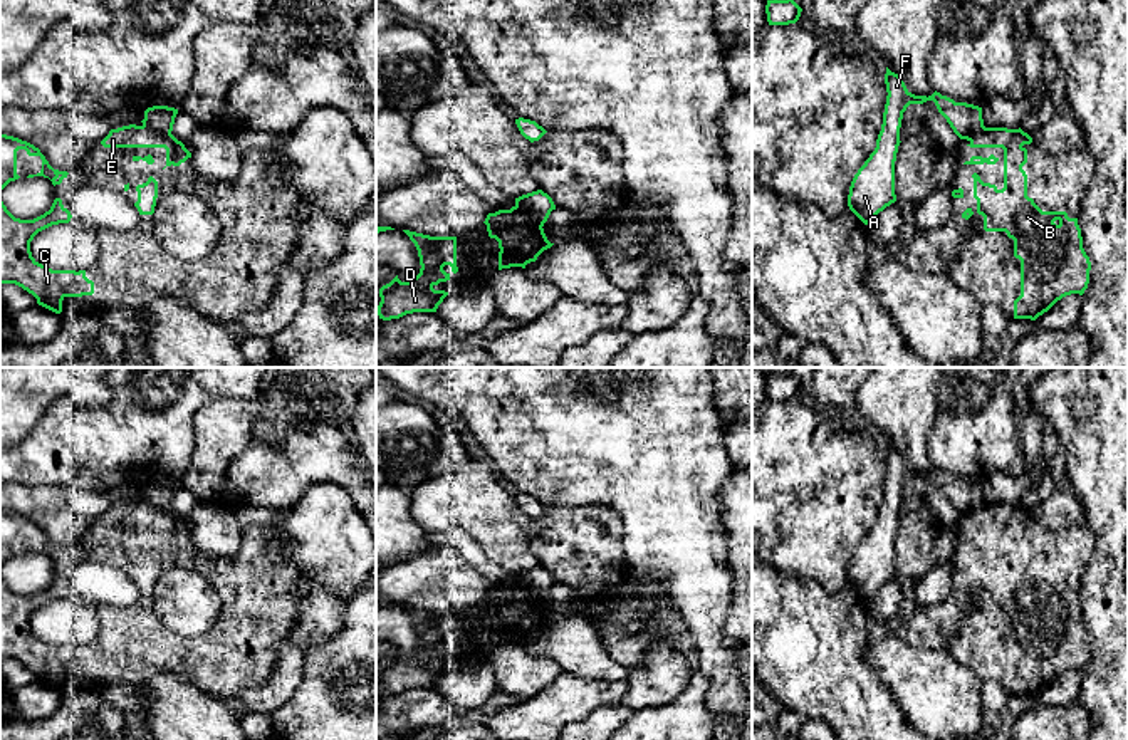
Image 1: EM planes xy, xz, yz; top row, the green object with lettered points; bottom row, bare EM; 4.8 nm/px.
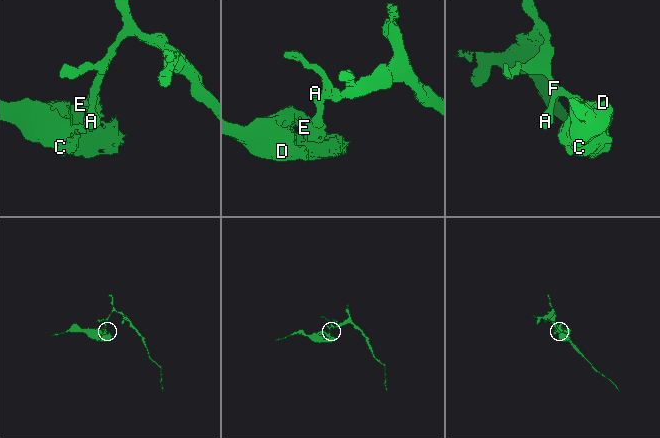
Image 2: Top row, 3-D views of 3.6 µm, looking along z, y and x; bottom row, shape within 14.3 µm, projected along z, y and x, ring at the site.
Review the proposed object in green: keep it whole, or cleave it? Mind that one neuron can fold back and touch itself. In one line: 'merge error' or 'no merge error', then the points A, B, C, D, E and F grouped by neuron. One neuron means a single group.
merge error; A F / B C D E

